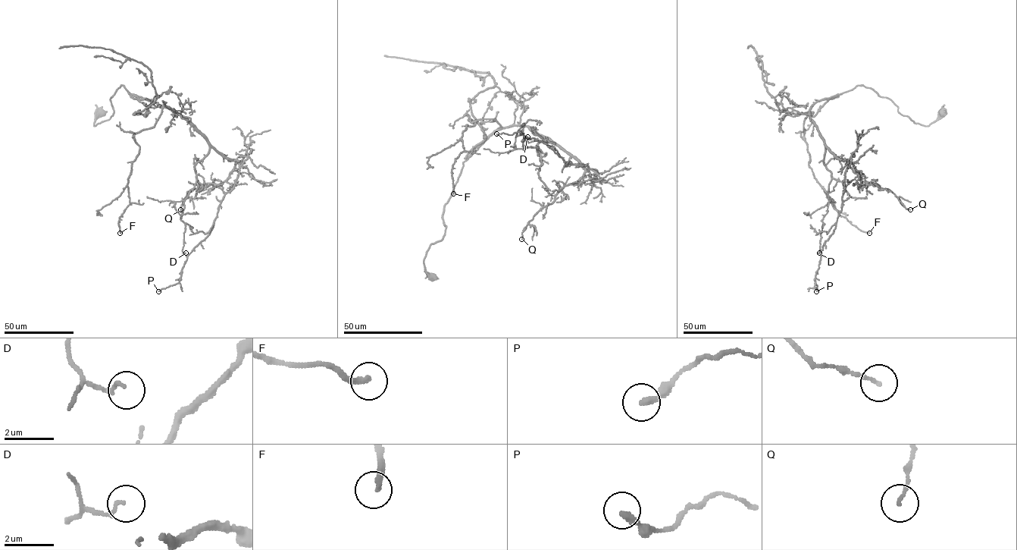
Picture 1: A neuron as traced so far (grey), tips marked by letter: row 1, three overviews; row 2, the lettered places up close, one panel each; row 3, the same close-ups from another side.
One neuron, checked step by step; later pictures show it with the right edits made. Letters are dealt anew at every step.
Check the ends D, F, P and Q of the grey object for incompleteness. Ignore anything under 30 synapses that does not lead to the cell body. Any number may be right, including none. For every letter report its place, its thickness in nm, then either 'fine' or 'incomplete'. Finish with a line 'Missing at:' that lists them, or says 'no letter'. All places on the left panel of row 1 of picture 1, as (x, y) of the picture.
D: at (186, 252); 120 nm thick; fine
F: at (120, 233); 240 nm thick; fine
P: at (158, 291); 260 nm thick; fine
Q: at (180, 209); 120 nm thick; fine
Missing at: no letter

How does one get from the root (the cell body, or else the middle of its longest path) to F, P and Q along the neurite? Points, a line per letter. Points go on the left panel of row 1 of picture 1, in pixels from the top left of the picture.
F: (101, 113), (95, 126), (113, 114), (120, 85), (162, 108), (153, 127), (133, 135), (139, 152), (120, 233)
P: (101, 113), (95, 126), (123, 85), (239, 164), (210, 233), (179, 281), (158, 291)
Q: (101, 113), (95, 126), (123, 85), (236, 161), (180, 209)

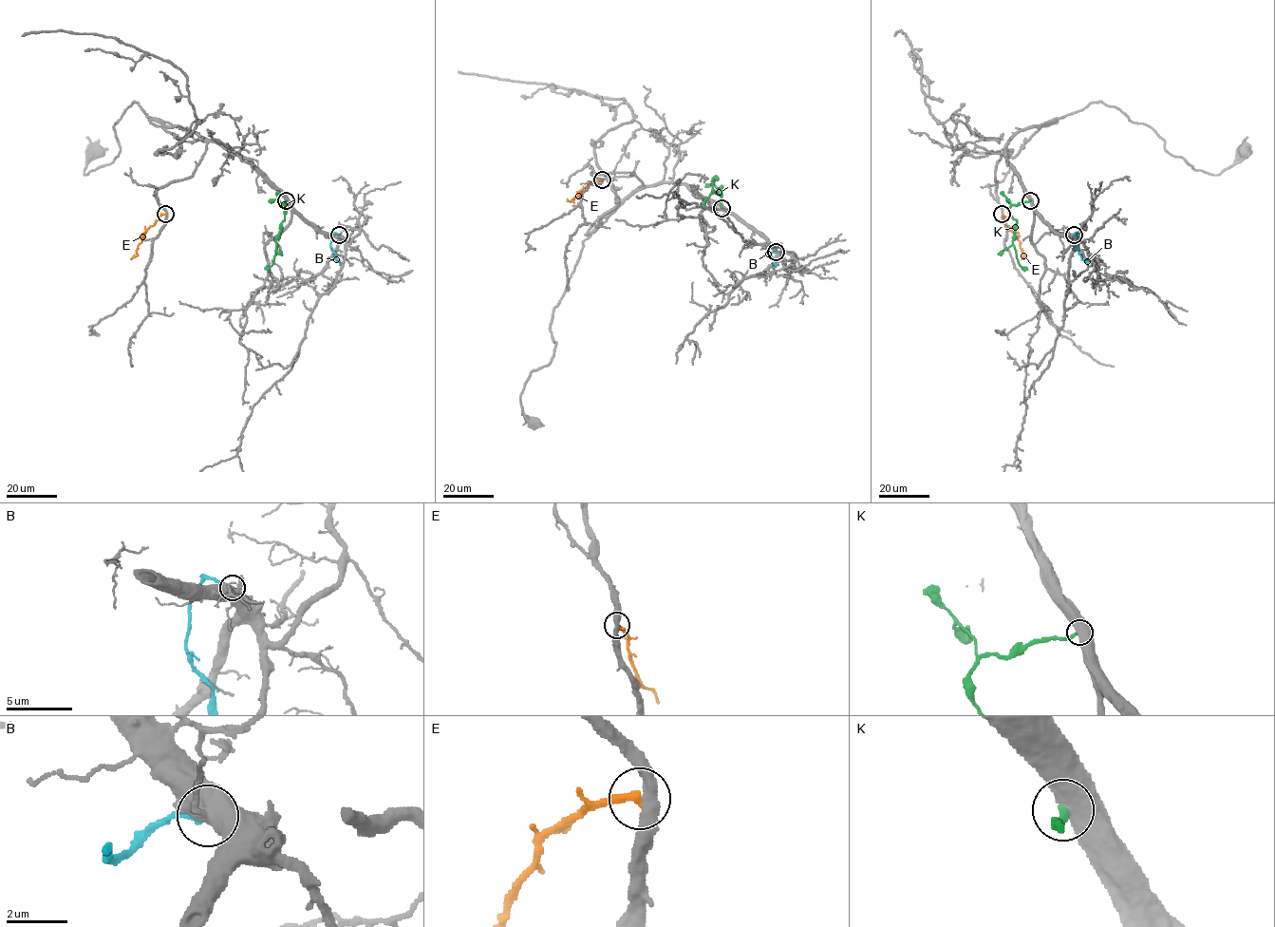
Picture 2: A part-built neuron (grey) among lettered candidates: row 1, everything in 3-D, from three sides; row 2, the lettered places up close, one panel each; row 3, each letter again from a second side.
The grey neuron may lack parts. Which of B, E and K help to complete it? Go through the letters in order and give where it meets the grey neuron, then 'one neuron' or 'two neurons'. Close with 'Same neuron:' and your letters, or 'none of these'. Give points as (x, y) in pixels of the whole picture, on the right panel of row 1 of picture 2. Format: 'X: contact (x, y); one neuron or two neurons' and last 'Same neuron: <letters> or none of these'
B: contact (1074, 235); two neurons
E: contact (1002, 214); two neurons
K: contact (1030, 200); two neurons
Same neuron: none of these

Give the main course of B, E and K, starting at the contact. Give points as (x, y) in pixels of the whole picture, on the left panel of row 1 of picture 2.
B: (339, 235), (332, 235), (330, 246), (340, 264)
E: (166, 214), (160, 214), (141, 235), (138, 255), (131, 258)
K: (286, 200), (286, 214), (276, 241), (274, 260), (268, 270)

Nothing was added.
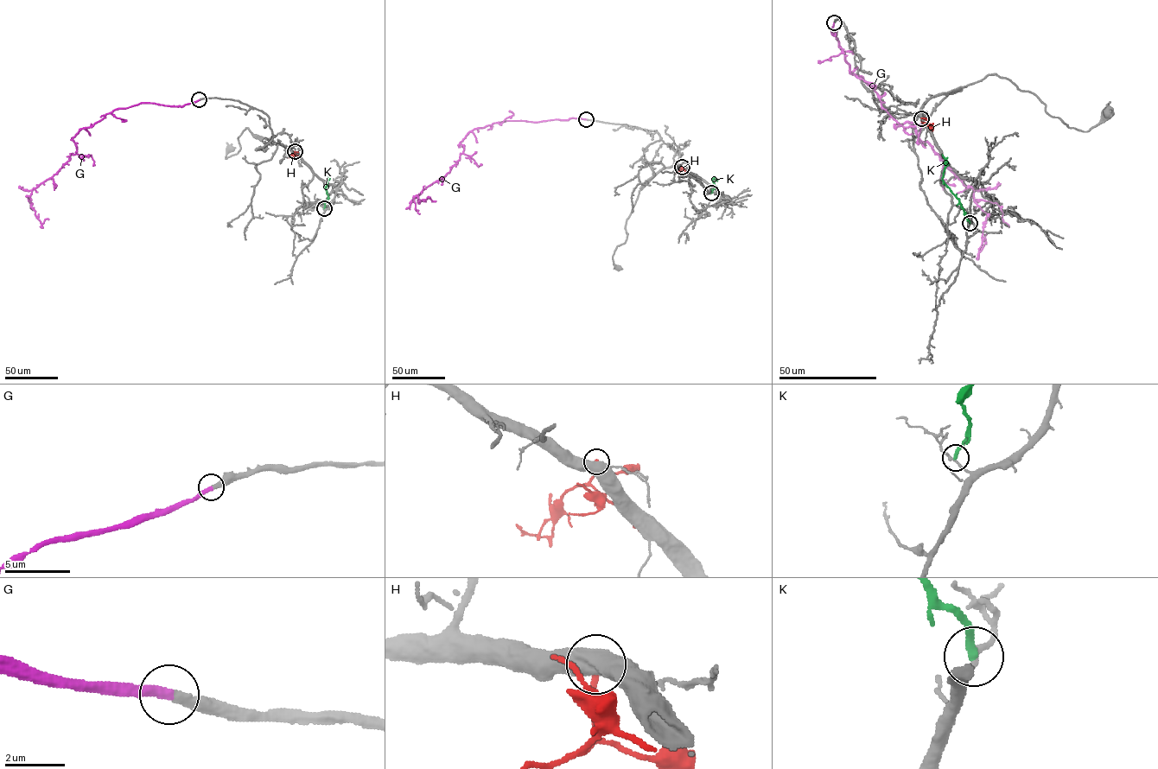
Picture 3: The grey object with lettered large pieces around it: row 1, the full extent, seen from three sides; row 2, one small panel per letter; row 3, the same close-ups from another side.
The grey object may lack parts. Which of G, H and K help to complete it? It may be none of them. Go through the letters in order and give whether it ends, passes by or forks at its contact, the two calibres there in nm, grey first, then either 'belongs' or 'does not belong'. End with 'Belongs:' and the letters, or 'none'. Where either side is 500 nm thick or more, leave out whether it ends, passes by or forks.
G: it ends | 340/360 nm | belongs
H: 550/200 nm | does not belong
K: it ends | 180/280 nm | does not belong
Belongs: G

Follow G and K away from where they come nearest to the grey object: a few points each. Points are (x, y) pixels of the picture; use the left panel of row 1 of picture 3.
G: (199, 100), (139, 103), (83, 128), (73, 138), (76, 153), (32, 190), (34, 214), (41, 224), (48, 219)
K: (324, 208), (327, 195), (325, 187), (330, 178), (326, 171)

